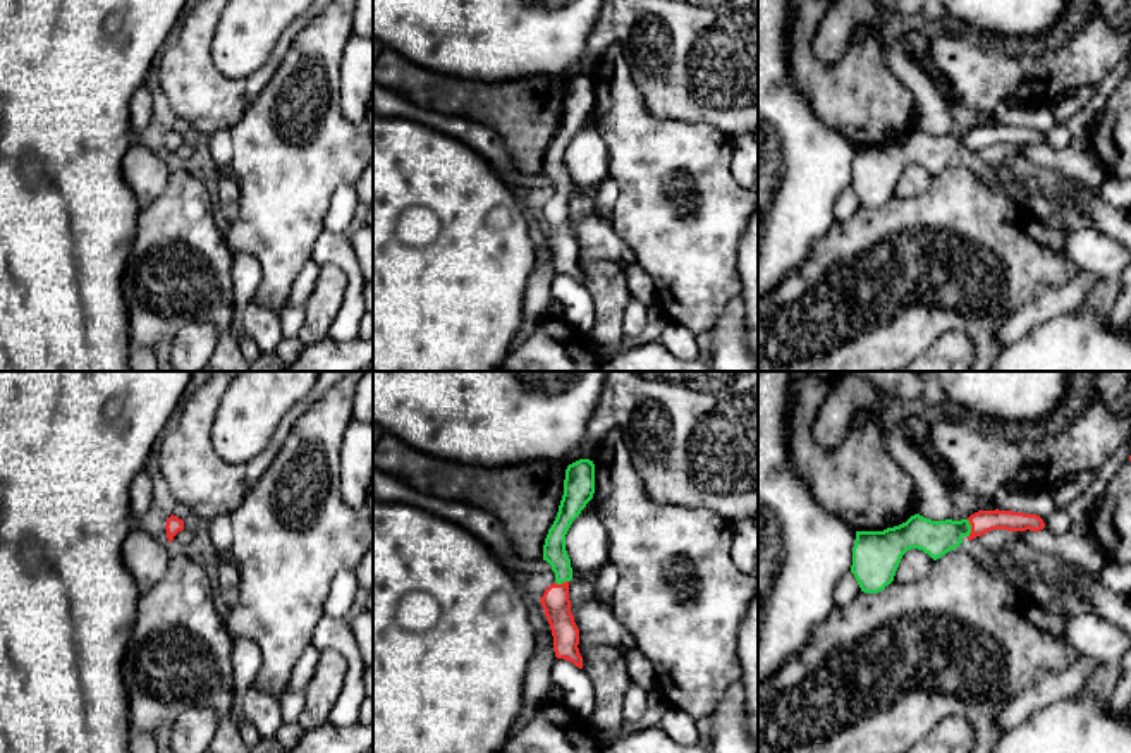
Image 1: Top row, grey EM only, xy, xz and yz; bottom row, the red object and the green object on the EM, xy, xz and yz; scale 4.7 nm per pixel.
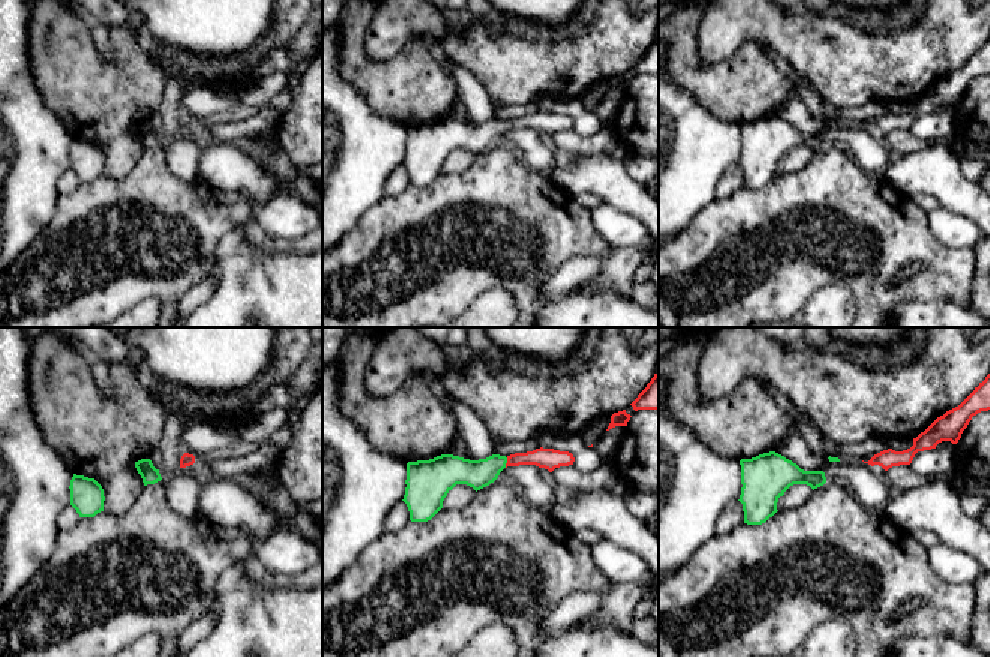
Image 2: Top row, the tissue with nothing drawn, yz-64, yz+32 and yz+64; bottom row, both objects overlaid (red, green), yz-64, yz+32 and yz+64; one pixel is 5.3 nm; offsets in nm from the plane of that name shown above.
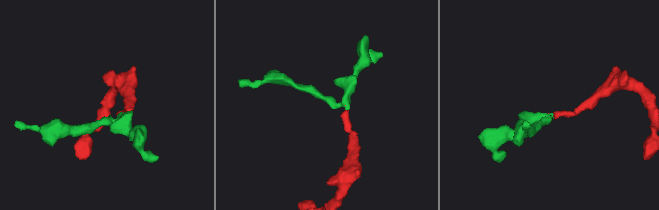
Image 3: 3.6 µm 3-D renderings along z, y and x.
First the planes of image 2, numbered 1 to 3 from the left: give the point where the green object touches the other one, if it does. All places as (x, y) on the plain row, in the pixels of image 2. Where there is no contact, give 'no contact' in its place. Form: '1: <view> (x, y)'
1: no contact
2: yz+32 (507, 126)
3: no contact

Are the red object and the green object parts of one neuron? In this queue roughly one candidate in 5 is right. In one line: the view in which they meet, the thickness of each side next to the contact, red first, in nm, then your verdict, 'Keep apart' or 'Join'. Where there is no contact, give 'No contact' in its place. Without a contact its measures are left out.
Touches red in yz. Thickness 110 nm (red) against 160 nm. Join

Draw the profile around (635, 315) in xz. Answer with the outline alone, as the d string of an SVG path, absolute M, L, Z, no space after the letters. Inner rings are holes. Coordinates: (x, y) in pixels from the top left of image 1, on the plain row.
M633 299L624 313L622 313L622 332L627 337L638 337L646 325L646 315L648 315L648 308L646 304Z

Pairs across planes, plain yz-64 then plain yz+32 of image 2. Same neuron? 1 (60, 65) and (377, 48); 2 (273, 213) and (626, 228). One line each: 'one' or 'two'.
1: two
2: one

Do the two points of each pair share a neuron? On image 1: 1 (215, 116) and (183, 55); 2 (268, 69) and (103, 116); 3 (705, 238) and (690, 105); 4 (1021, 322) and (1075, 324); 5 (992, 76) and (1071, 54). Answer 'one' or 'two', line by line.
1: one
2: two
3: two
4: two
5: one

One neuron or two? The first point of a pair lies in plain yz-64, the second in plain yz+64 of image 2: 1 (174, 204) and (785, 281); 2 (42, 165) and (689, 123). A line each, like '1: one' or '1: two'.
1: one
2: one

